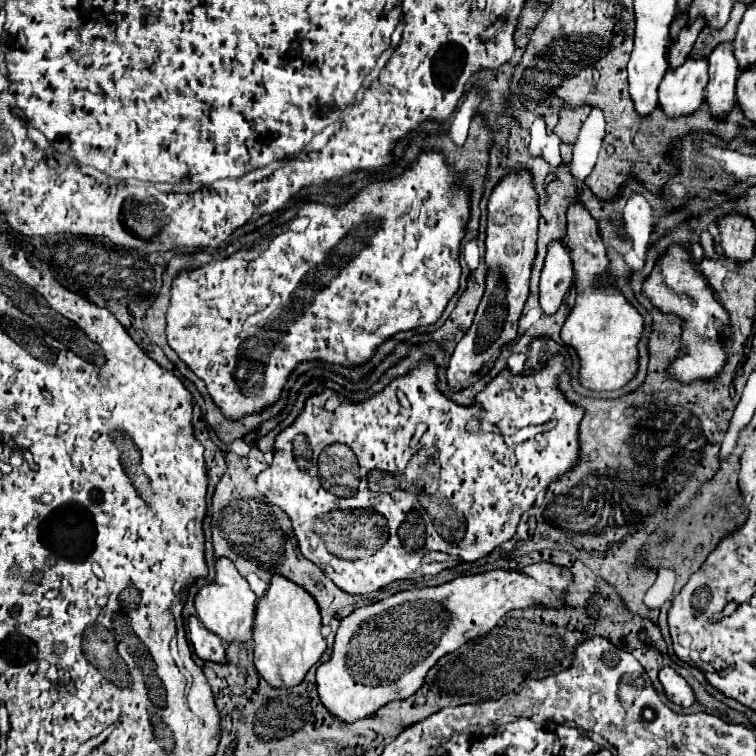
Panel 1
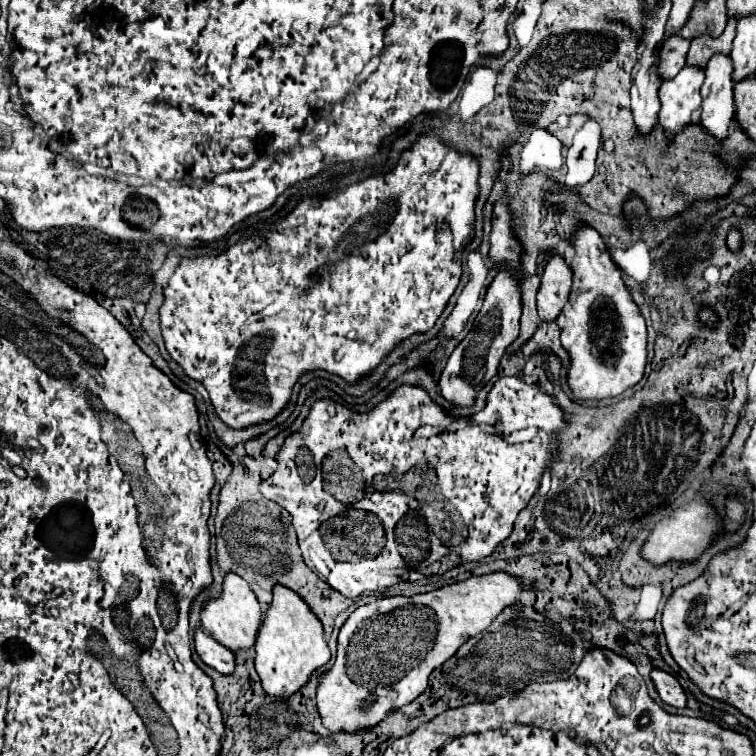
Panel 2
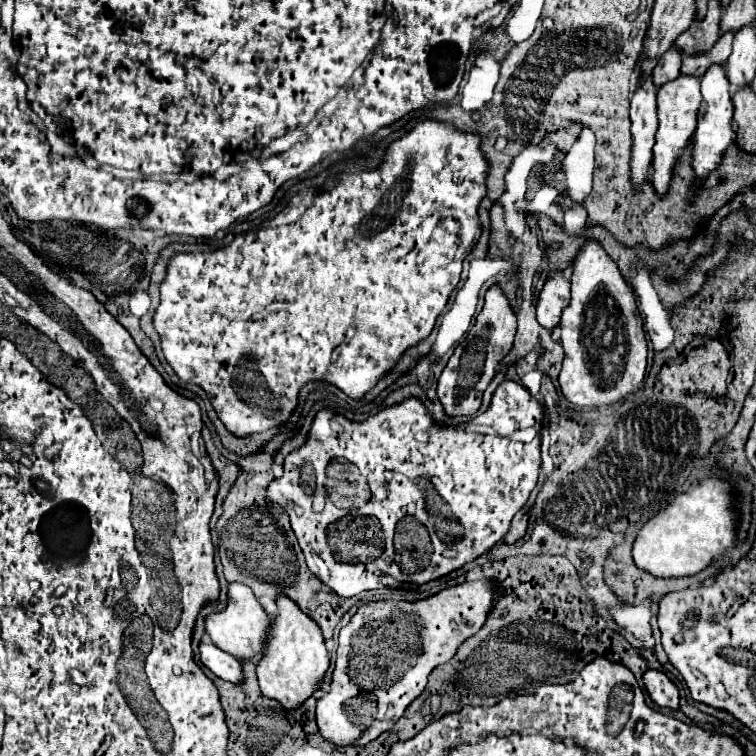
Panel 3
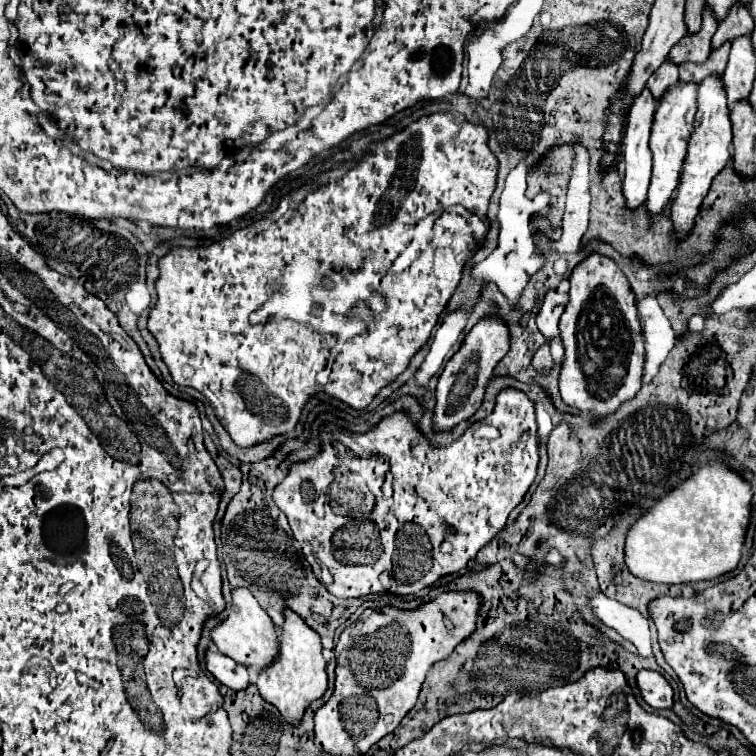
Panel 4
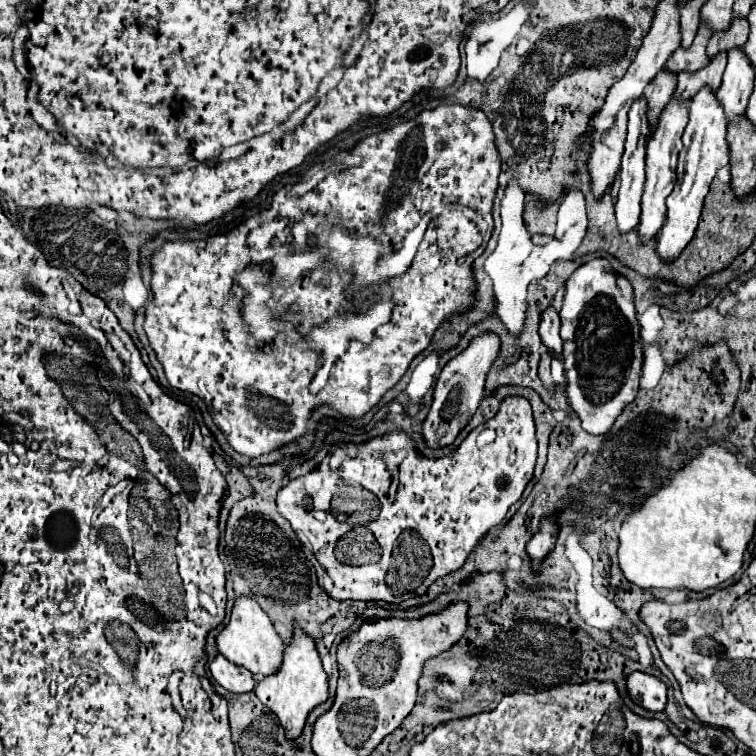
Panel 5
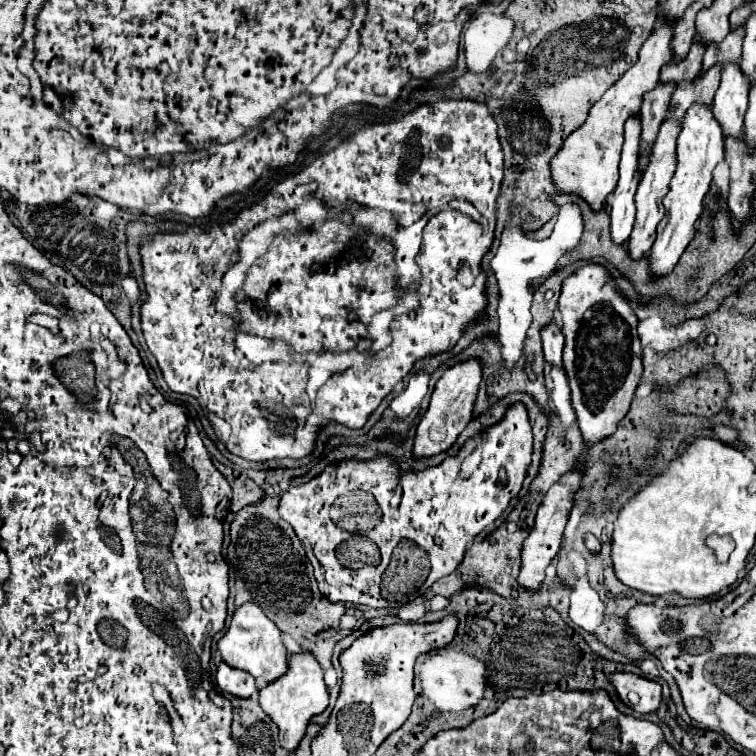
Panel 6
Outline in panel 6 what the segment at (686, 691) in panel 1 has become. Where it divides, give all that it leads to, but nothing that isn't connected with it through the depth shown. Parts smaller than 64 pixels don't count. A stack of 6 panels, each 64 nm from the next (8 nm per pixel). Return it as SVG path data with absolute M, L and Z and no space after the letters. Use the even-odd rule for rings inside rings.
M626 672L610 674L608 680L614 686L620 702L632 708L634 712L640 712L640 714L654 712L662 702L662 688L652 680L640 678L636 674L626 674Z

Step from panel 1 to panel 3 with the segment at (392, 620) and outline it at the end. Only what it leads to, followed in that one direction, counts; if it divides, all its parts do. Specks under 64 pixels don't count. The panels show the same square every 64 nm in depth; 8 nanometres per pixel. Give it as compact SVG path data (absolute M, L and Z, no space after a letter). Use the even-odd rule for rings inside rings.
M480 580L444 588L416 602L386 600L360 606L340 630L330 692L316 704L316 724L322 738L338 748L366 746L382 732L392 730L404 710L426 688L428 674L438 664L448 662L458 646L480 630L492 600L500 594L502 588L496 582Z

